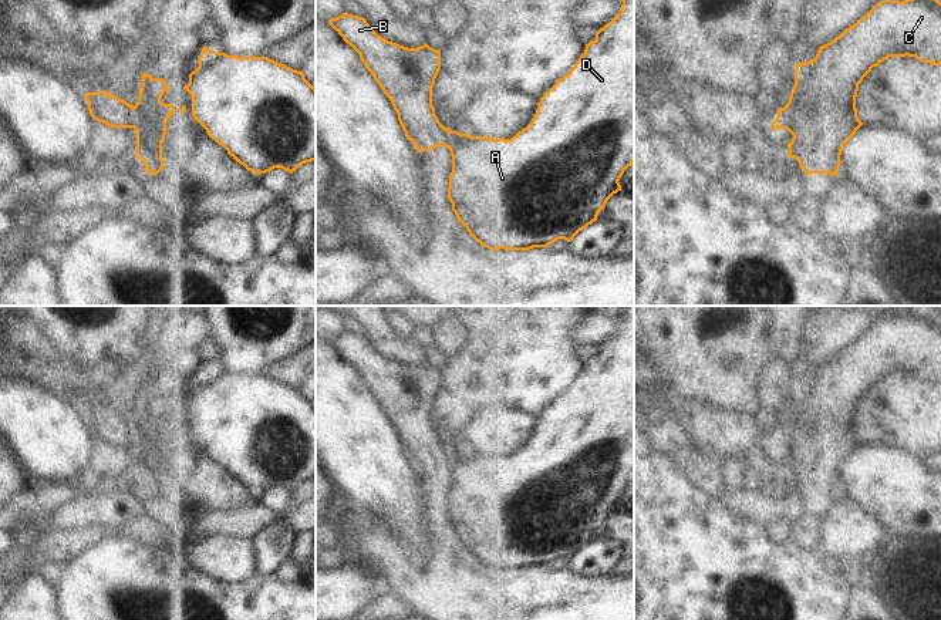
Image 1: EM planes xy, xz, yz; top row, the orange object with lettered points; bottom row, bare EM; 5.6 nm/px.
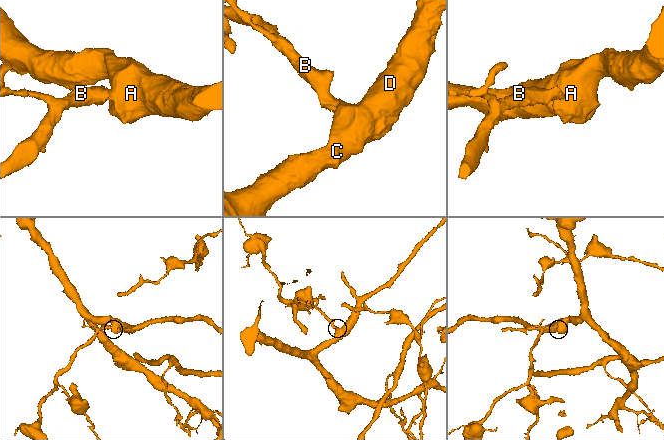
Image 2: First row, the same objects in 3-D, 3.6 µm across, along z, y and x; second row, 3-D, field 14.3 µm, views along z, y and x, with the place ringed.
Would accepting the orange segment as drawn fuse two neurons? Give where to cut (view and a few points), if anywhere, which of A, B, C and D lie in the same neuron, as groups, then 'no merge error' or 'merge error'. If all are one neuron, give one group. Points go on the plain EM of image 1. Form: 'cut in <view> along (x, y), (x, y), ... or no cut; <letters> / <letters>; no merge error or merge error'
cut in xy along (132, 425), (134, 445); A C D / B; merge error

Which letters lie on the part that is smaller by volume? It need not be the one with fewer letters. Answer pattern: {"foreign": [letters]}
{"foreign": ["B"]}

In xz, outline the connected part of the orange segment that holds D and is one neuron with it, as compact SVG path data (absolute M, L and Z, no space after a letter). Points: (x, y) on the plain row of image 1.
M627 306L621 320L620 331L608 343L596 350L596 358L586 363L584 371L570 391L559 398L540 417L536 432L526 447L510 458L472 455L455 449L449 466L452 474L452 491L449 493L448 516L458 539L482 566L490 569L530 569L533 566L549 566L559 557L571 560L580 549L597 539L598 530L604 528L607 519L621 509L618 499L624 489L634 482L634 306Z

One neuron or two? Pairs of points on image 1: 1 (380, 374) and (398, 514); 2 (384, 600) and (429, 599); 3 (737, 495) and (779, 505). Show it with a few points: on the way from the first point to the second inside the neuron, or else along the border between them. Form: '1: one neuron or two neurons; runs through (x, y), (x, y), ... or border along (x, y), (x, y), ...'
1: two neurons; border along (367, 386), (388, 417), (401, 444)
2: two neurons; border along (383, 590), (395, 595), (405, 605)
3: one neuron; runs through (746, 501), (755, 505), (769, 505)

